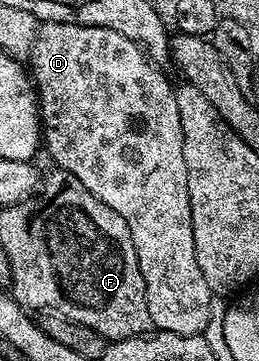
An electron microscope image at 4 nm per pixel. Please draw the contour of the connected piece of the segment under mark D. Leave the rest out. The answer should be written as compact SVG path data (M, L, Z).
M43 23L38 30L38 36L30 48L28 57L28 72L34 82L34 91L38 94L38 110L42 118L42 138L44 152L54 159L53 163L63 168L68 174L80 178L96 198L100 198L120 218L128 222L128 230L132 234L132 242L136 246L136 258L140 262L140 274L144 274L144 286L148 298L148 314L152 314L155 329L184 334L185 336L203 335L210 317L210 302L212 293L208 282L204 282L204 274L200 274L200 262L196 262L196 246L192 238L192 206L188 198L188 166L184 166L184 142L180 126L180 110L174 97L176 88L166 81L163 69L155 64L136 42L124 38L116 30L108 30L100 26L84 26L83 24L52 24Z

